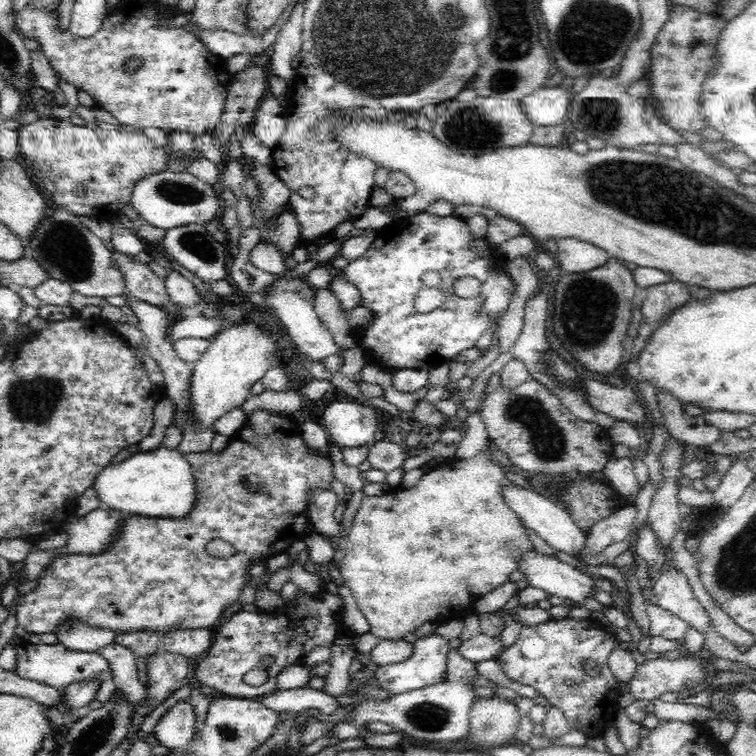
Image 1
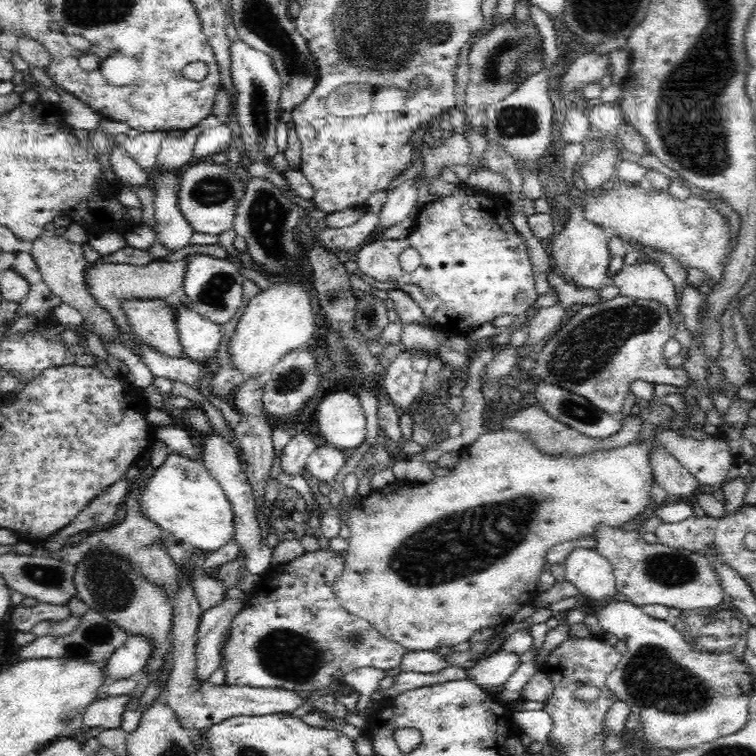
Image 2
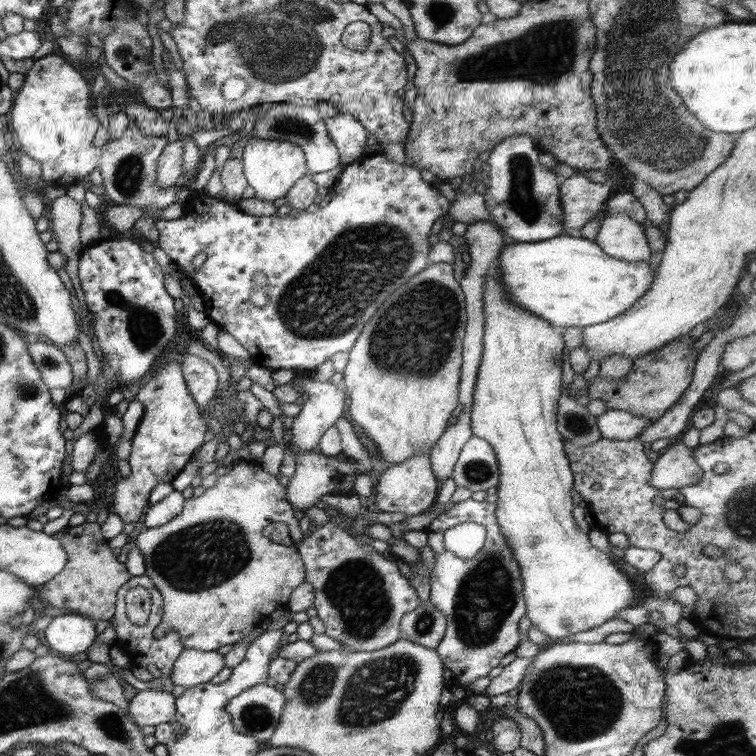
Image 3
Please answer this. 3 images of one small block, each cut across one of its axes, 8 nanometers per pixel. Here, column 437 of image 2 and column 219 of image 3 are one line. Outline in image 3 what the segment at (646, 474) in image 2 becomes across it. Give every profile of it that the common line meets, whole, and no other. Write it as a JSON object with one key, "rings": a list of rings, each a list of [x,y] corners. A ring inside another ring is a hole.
{"rings":[[[251,460],[238,462],[238,464],[232,466],[232,470],[228,474],[219,476],[214,486],[208,488],[202,495],[186,499],[183,511],[176,518],[162,526],[149,528],[141,532],[137,537],[136,544],[145,561],[145,573],[164,598],[163,618],[161,624],[154,630],[154,638],[156,640],[162,639],[168,632],[176,631],[180,634],[182,644],[186,649],[198,649],[204,652],[217,651],[221,646],[232,645],[234,642],[242,640],[244,636],[260,628],[259,626],[262,622],[266,618],[270,618],[271,614],[276,612],[277,609],[288,610],[288,601],[292,592],[305,582],[305,565],[297,552],[297,546],[299,546],[300,542],[303,542],[305,537],[306,535],[300,529],[297,512],[292,507],[292,503],[286,498],[286,488],[278,482],[276,476],[264,472],[259,462]],[[272,523],[284,523],[287,525],[290,539],[292,539],[293,543],[292,547],[275,544],[268,536],[264,535],[264,529]]]}

